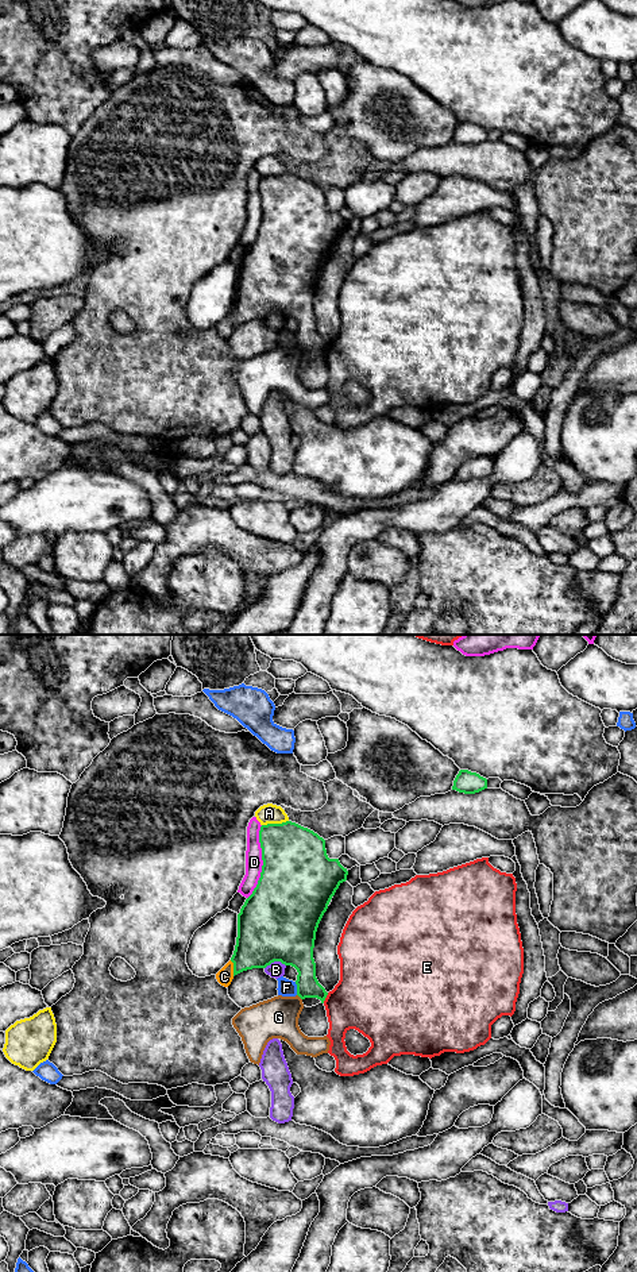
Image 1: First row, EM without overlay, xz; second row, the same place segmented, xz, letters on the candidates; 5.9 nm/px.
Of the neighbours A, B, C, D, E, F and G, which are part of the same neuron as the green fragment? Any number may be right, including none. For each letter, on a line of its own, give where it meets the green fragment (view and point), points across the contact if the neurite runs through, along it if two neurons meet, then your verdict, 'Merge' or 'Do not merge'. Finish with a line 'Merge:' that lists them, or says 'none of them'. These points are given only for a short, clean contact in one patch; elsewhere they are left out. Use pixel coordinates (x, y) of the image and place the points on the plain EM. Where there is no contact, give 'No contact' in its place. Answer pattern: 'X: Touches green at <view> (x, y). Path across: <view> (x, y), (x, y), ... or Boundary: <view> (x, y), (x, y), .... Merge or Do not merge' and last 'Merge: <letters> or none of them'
A: Touches green at xz (274, 176). Do not merge
B: Touches green at xz (274, 312). Do not merge
C: Touches green at xz (234, 320). Do not merge
D: Touches green at xz (263, 214). Do not merge
E: Touches green at xz (325, 349). Do not merge
F: Touches green at xz (297, 340). Do not merge
G: Touches green at xz (298, 347). Boundary: xz (297, 346), (301, 351). Do not merge
Merge: none of them

